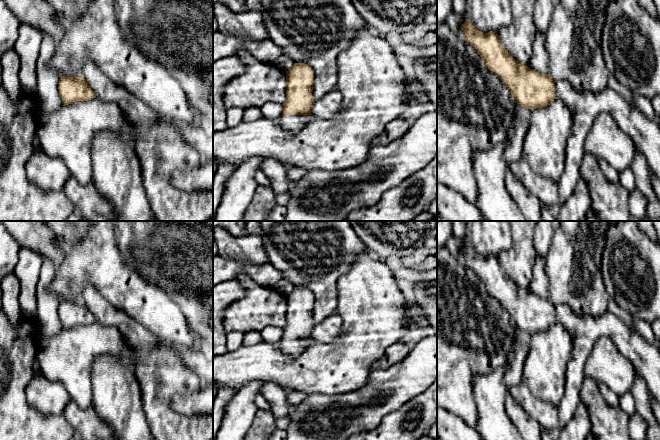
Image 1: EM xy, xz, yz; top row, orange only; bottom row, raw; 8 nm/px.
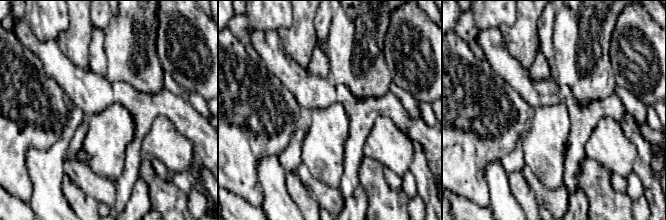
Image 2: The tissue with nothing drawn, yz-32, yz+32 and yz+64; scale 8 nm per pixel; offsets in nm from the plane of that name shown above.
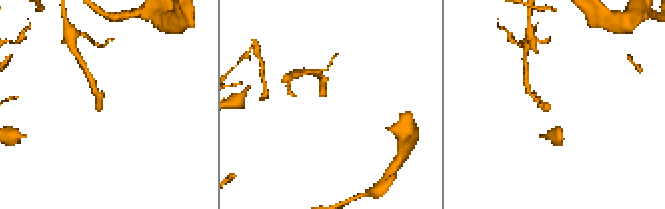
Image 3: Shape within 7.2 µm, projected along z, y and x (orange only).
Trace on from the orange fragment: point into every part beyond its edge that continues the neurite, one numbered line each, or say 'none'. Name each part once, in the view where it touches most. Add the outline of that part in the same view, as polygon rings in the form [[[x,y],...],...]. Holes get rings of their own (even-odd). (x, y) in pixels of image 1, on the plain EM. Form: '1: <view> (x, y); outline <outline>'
1: xz (293, 347); outline [[[312,338],[309,339],[281,339],[279,346],[282,351],[295,358],[302,353],[311,343],[316,342]]]

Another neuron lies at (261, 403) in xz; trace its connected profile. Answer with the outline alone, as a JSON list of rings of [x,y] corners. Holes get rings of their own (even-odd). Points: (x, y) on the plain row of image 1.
[[[261,393],[257,395],[255,403],[258,409],[266,410],[266,411],[270,410],[269,403],[267,402],[267,400],[264,398],[264,396]]]

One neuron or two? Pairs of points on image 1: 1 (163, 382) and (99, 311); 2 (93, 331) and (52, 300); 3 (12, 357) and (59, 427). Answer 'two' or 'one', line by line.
1: one
2: two
3: one

